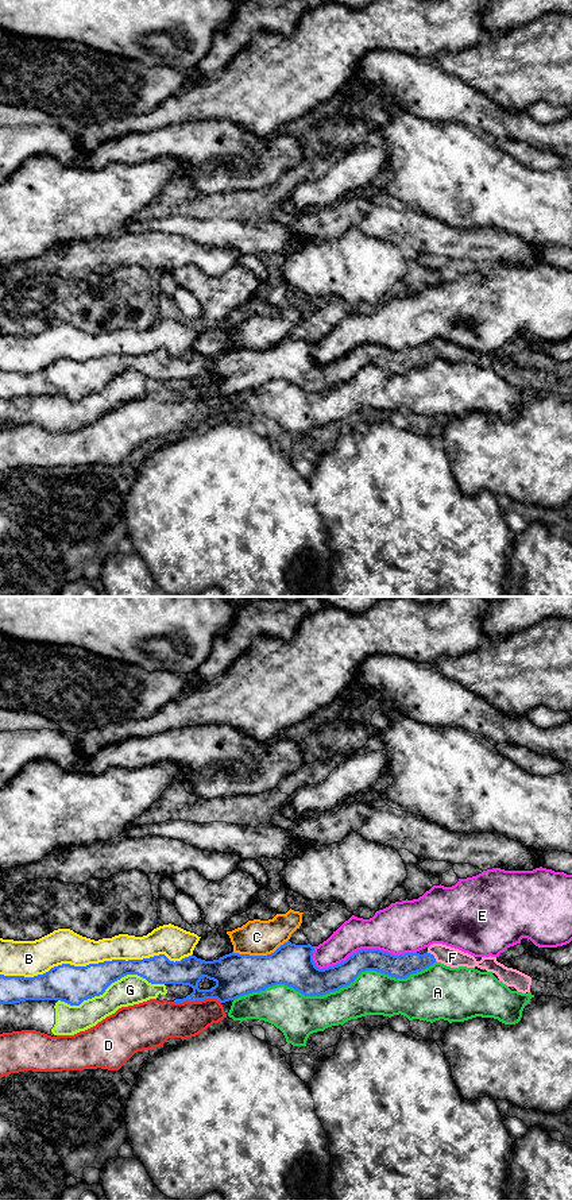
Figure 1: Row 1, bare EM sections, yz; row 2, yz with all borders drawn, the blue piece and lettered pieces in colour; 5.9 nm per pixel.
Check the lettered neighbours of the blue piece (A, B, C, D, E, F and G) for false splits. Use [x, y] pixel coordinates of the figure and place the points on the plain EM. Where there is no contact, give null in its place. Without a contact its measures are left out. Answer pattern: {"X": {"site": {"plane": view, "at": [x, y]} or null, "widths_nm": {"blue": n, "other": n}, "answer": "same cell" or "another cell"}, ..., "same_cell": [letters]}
{"A": {"site": {"plane": "yz", "at": [335, 385]}, "widths_nm": {"blue": 220, "other": 260}, "answer": "another cell"}, "B": {"site": {"plane": "yz", "at": [96, 359]}, "widths_nm": {"blue": 220, "other": 200}, "answer": "another cell"}, "C": {"site": {"plane": "yz", "at": [259, 351]}, "widths_nm": {"blue": 260, "other": 220}, "answer": "another cell"}, "D": {"site": {"plane": "yz", "at": [197, 394]}, "widths_nm": {"blue": 220, "other": 220}, "answer": "another cell"}, "E": {"site": {"plane": "yz", "at": [363, 344]}, "widths_nm": {"blue": 140, "other": 300}, "answer": "another cell"}, "F": {"site": {"plane": "yz", "at": [432, 350]}, "widths_nm": {"blue": 140, "other": 120}, "answer": "same cell"}, "G": {"site": {"plane": "yz", "at": [111, 378]}, "widths_nm": {"blue": 220, "other": 180}, "answer": "another cell"}, "same_cell": ["F"]}

